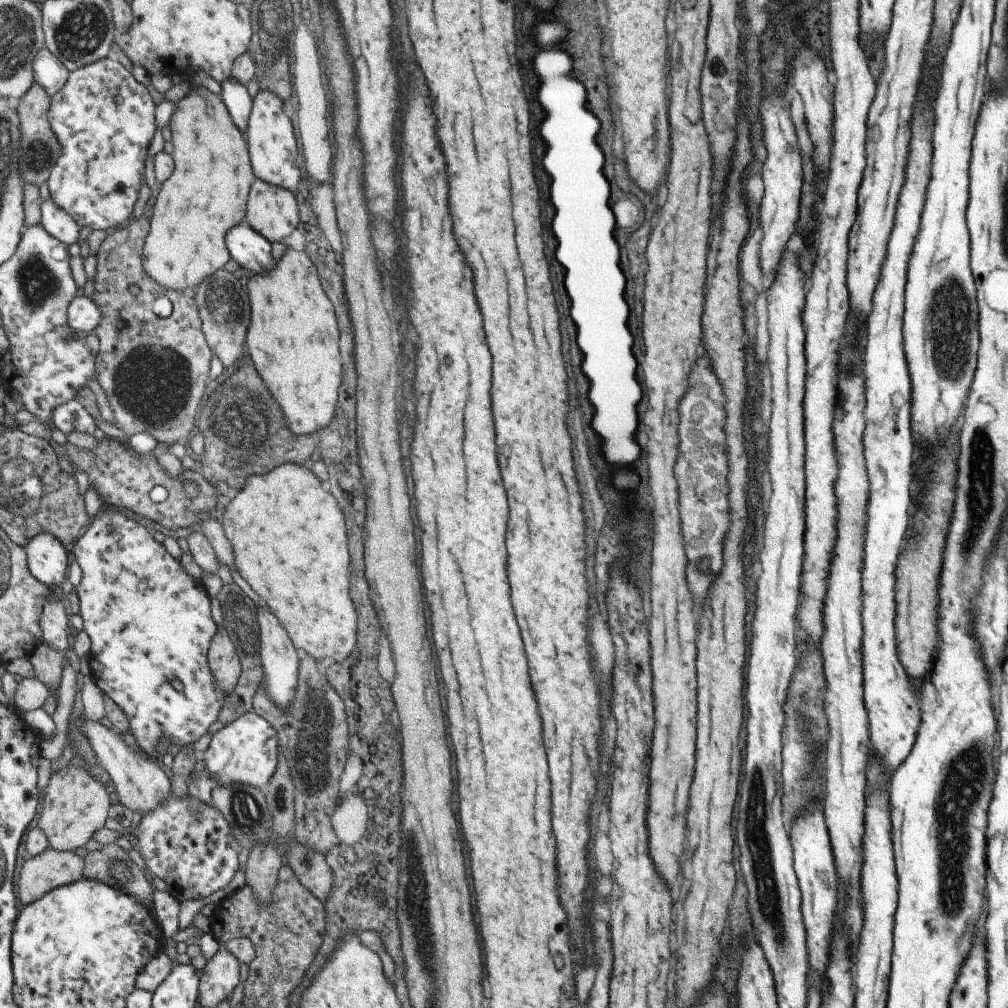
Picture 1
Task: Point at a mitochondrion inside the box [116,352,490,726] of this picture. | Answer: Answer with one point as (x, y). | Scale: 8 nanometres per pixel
(252, 421)

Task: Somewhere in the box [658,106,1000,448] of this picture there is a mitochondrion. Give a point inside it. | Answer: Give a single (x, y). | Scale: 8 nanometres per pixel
(950, 317)

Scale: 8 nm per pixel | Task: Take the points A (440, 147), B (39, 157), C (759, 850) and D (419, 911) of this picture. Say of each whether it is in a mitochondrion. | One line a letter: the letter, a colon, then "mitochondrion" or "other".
A: other
B: mitochondrion
C: mitochondrion
D: mitochondrion

